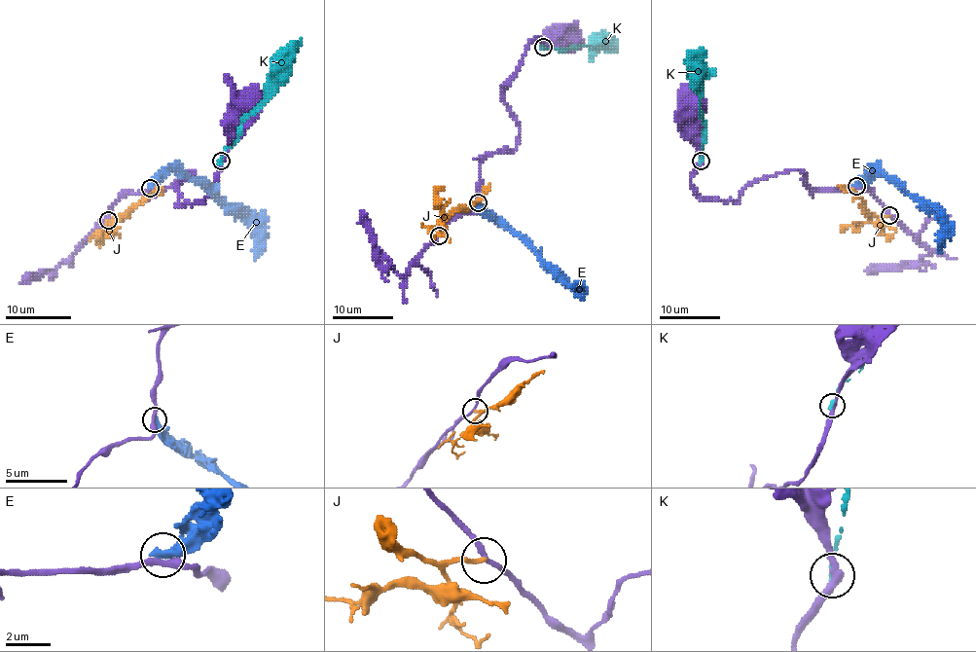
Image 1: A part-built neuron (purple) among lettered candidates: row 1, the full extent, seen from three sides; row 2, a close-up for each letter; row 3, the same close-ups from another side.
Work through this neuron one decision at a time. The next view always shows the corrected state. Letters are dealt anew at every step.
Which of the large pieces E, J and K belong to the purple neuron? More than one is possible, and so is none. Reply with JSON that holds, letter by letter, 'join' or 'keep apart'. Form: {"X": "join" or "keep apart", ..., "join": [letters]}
{"E": "keep apart", "J": "keep apart", "K": "keep apart", "join": []}

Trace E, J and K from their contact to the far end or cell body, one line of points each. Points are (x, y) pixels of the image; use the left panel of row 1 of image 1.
E: (150, 188), (164, 173), (183, 169), (217, 198), (222, 198), (254, 228), (259, 235), (255, 259)
J: (108, 219), (128, 213), (162, 186)
K: (221, 160), (226, 148), (235, 143), (240, 124), (264, 100), (266, 90), (288, 67), (292, 49), (302, 39)

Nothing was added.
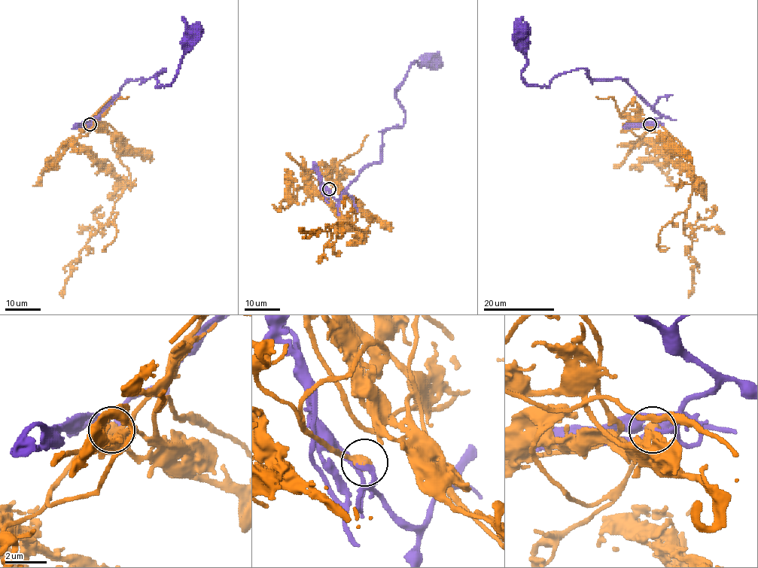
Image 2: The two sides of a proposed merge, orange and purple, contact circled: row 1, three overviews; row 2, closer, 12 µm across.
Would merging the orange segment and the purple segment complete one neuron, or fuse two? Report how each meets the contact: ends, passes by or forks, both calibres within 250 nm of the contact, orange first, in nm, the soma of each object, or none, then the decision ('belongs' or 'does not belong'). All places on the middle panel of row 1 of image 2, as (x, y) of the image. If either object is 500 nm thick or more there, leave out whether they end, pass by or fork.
orange passes by; purple ends there; 320 nm thick on the orange side, 280 nm on the other; no cell body on orange; cell body of purple at (433, 62); belongs

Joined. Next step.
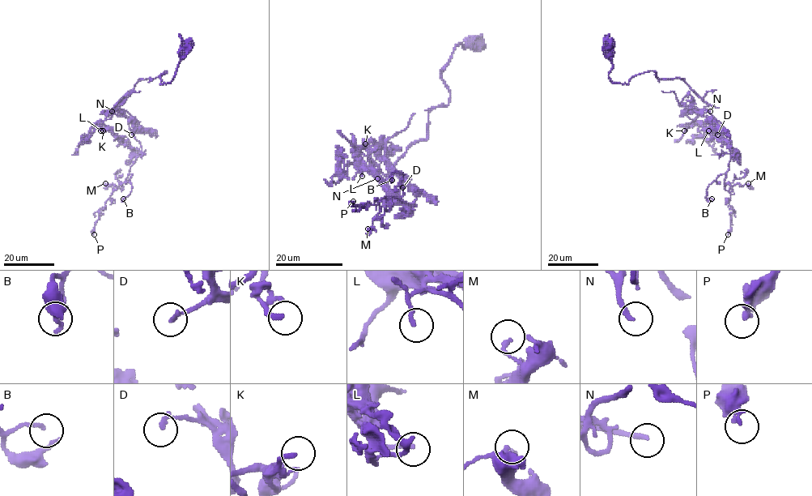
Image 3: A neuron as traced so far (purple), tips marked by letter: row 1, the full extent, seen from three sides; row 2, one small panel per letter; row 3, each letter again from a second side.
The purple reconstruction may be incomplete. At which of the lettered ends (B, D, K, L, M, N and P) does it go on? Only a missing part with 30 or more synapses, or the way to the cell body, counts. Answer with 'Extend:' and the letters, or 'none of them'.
Extend: N

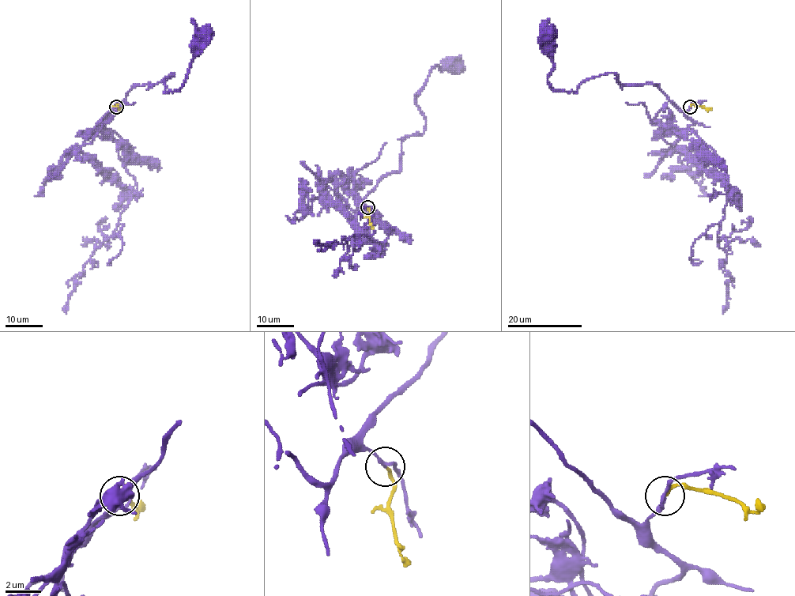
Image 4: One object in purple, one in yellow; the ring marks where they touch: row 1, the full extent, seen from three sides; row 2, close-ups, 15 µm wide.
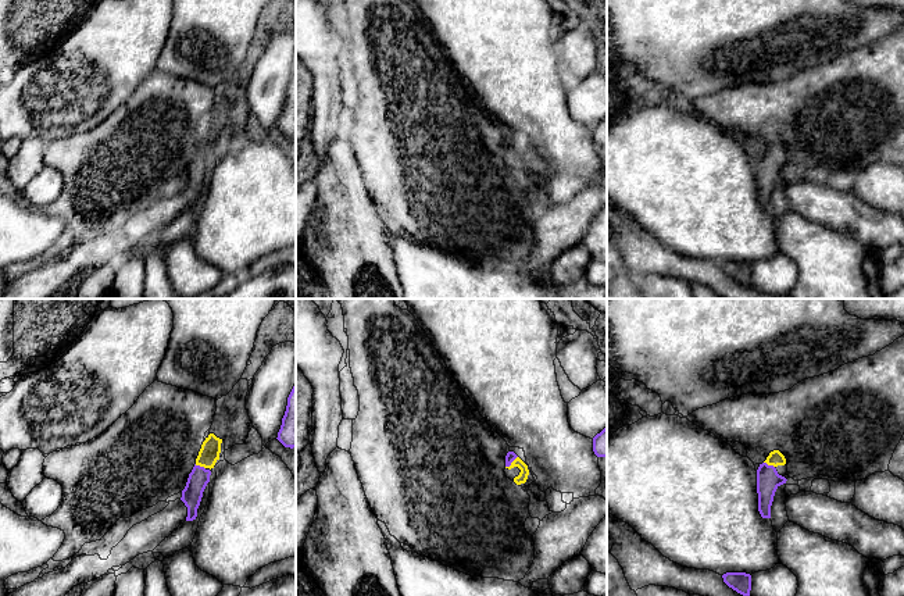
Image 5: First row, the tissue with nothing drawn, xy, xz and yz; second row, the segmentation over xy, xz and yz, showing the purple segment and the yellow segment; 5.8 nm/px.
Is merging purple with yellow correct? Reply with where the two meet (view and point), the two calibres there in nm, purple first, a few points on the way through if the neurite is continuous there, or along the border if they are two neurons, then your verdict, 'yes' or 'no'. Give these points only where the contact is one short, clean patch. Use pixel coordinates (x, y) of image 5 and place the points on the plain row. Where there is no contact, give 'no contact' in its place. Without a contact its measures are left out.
xz (511, 150) | 60/60 nm | across xz (511, 145), (511, 150), (522, 157), (522, 166) | yes

